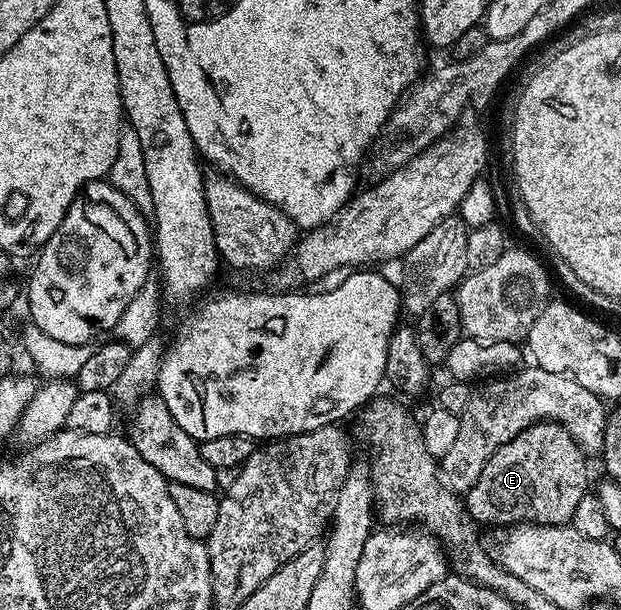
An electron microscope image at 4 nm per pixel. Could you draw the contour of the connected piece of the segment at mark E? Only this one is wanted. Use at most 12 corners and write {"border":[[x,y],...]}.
{"border":[[537,422],[487,460],[474,523],[572,523],[587,455]]}

